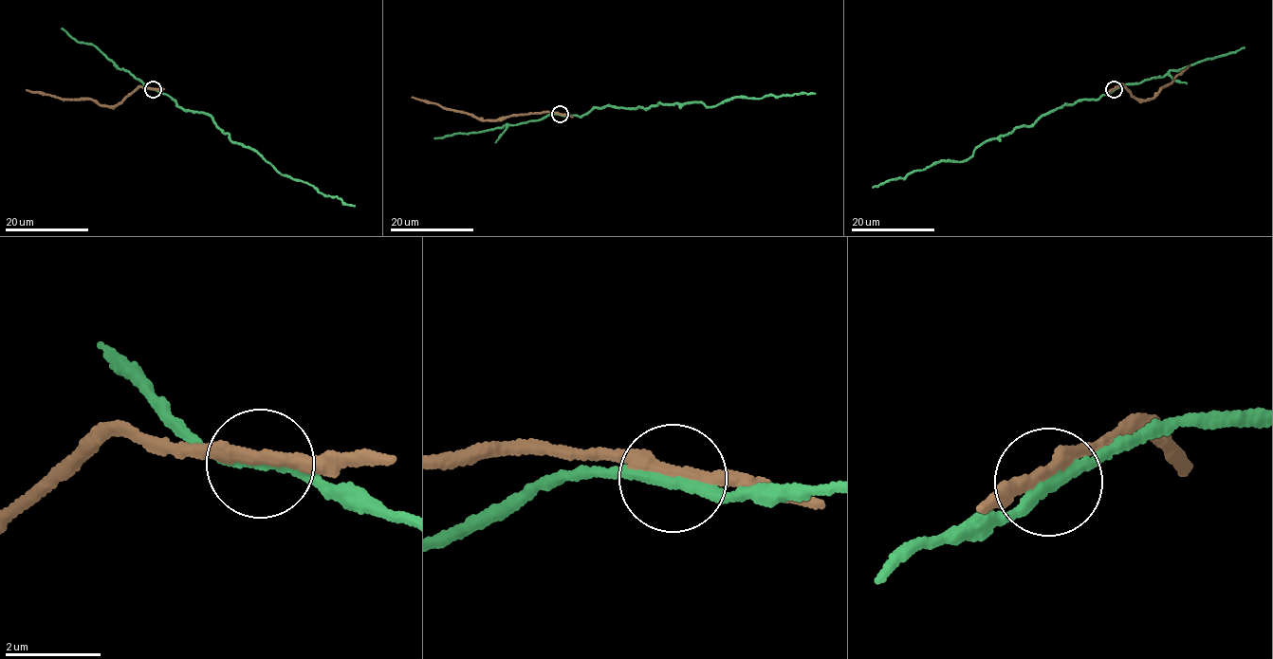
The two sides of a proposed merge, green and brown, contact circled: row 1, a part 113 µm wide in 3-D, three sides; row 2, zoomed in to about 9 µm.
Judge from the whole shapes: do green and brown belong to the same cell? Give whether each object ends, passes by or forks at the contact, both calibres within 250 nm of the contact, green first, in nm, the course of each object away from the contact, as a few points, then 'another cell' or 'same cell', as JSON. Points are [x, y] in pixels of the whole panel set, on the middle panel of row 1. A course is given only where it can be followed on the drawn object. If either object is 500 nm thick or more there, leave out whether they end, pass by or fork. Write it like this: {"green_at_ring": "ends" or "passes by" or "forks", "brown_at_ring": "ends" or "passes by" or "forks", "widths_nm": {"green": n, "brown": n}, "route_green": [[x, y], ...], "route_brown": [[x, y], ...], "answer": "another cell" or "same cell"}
{"green_at_ring": "passes by", "brown_at_ring": "passes by", "widths_nm": {"green": 220, "brown": 240}, "route_green": [[560, 114], [581, 117], [596, 107], [636, 110], [662, 103], [711, 107], [739, 97], [815, 93]], "route_brown": [[560, 114], [548, 111], [484, 120], [412, 96]], "answer": "another cell"}

